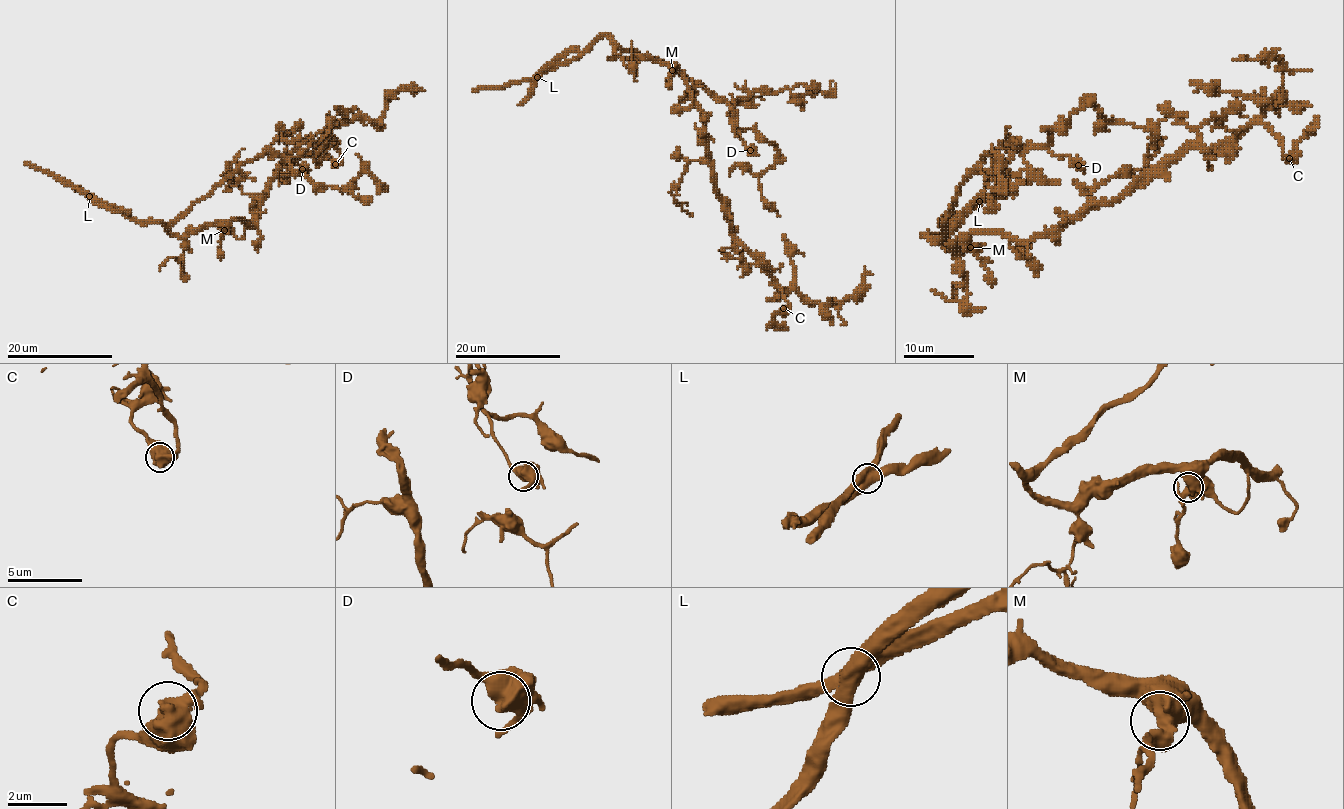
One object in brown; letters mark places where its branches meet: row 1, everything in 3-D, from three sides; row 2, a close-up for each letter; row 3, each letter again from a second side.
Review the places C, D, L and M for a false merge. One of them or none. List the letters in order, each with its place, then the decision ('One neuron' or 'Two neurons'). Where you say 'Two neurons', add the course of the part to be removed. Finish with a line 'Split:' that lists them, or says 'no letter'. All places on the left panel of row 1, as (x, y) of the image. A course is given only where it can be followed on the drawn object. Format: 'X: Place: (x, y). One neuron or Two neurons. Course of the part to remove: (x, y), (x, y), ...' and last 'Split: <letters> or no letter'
C: Place: (335, 164). One neuron
D: Place: (302, 169). One neuron
L: Place: (89, 196). Two neurons. Course of the part to remove: (89, 196), (102, 206), (131, 213)
M: Place: (224, 230). One neuron
Split: L

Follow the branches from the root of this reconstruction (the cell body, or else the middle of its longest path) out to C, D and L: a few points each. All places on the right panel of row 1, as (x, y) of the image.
C: (975, 232), (1055, 234), (1158, 176), (1188, 147), (1221, 147), (1255, 123), (1289, 158)
D: (975, 232), (954, 254), (941, 241), (963, 181), (1000, 144), (1019, 151), (1046, 147), (1078, 165)
L: (975, 232), (961, 240), (954, 247), (954, 254), (923, 236), (941, 236), (978, 201)

